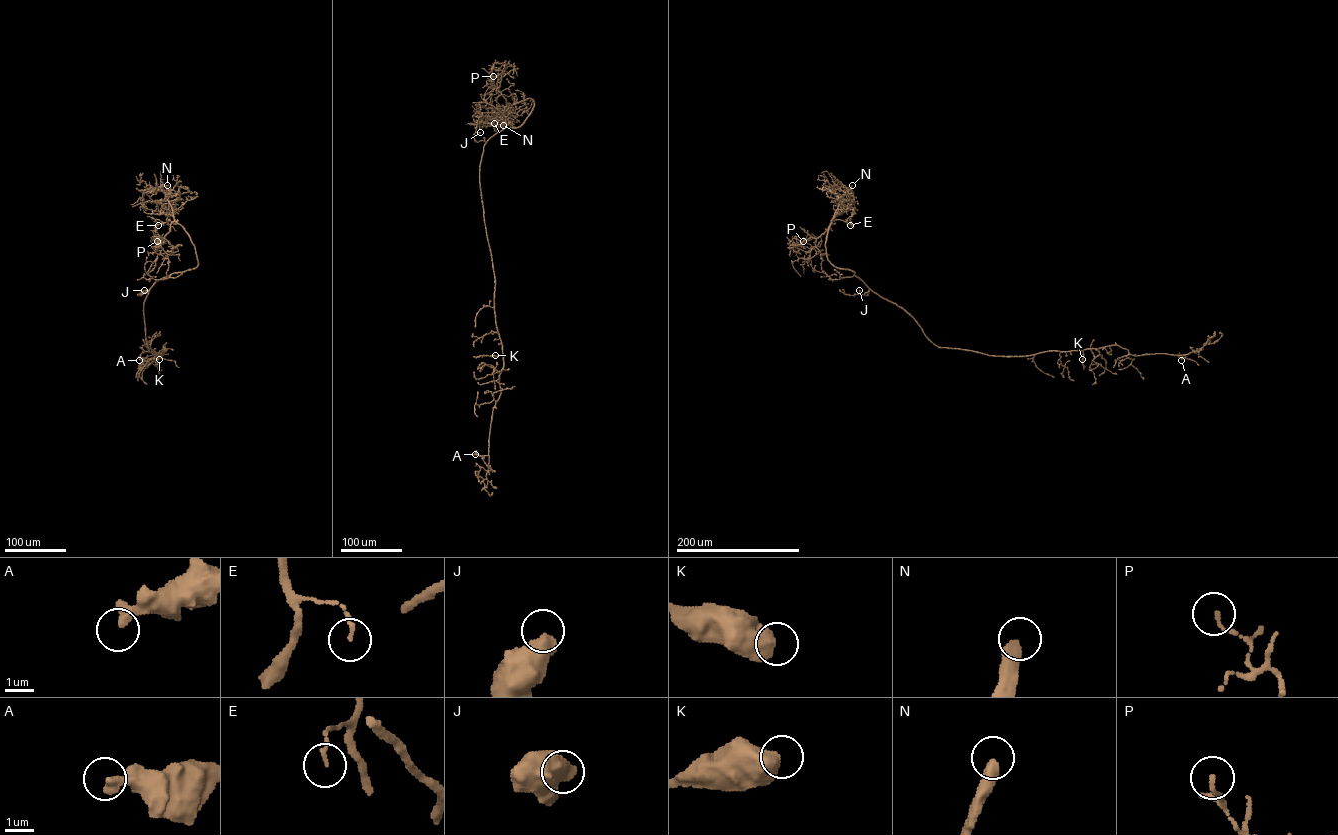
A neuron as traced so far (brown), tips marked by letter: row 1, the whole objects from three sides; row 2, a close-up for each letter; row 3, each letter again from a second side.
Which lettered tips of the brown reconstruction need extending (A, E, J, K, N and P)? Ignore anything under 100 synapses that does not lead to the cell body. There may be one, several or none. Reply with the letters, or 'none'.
N

